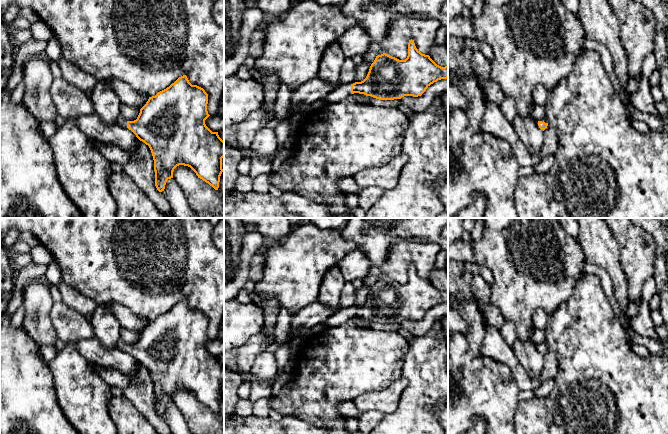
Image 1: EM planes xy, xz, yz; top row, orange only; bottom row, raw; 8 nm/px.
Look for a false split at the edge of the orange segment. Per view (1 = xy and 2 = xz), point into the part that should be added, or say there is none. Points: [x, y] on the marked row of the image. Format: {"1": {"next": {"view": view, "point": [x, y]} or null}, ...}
{"1": {"next": {"view": "xy", "point": [121, 121]}}, "2": {"next": {"view": "xz", "point": [340, 93]}}}

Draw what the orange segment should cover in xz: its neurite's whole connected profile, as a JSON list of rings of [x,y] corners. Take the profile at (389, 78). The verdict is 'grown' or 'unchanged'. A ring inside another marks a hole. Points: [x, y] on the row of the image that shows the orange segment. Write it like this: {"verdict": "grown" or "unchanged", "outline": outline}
{"verdict": "grown", "outline": [[[411,39],[405,60],[399,60],[386,53],[378,55],[363,81],[341,85],[324,100],[335,103],[354,93],[379,100],[401,99],[404,96],[418,97],[434,82],[447,78],[448,66],[437,65],[429,55],[422,54]]]}

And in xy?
{"verdict": "grown", "outline": [[[183,75],[166,89],[149,97],[136,120],[127,121],[122,115],[118,116],[115,124],[128,128],[149,146],[154,160],[155,186],[159,192],[164,191],[167,180],[173,178],[173,171],[179,165],[190,167],[198,178],[218,190],[223,172],[224,141],[218,132],[212,132],[205,124],[210,116],[207,104],[205,90],[192,85]]]}

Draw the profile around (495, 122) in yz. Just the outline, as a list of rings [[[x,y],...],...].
[[[486,103],[482,131],[506,140],[520,166],[536,166],[544,157],[553,156],[559,146],[556,128],[548,124],[544,130],[544,143],[538,155],[532,155],[516,134],[513,125],[503,114],[500,106]]]

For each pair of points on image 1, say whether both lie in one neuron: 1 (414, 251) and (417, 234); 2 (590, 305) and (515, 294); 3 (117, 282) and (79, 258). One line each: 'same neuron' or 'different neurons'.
1: different neurons
2: different neurons
3: same neuron

